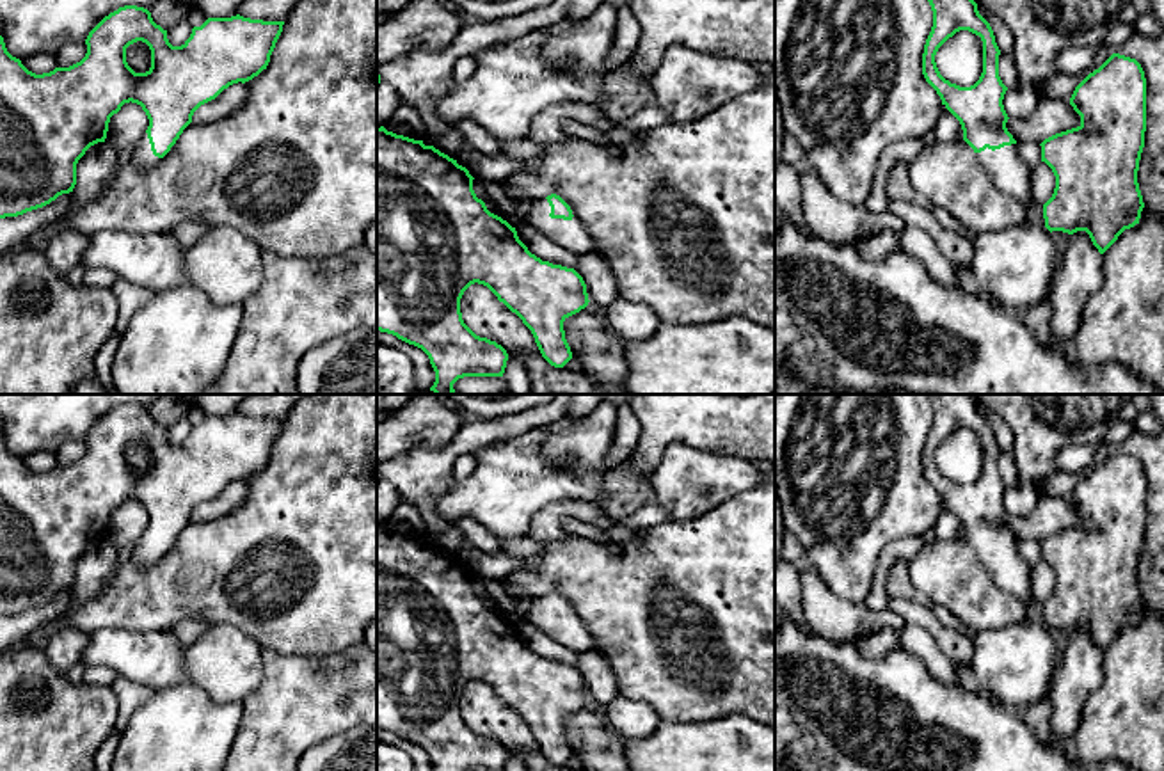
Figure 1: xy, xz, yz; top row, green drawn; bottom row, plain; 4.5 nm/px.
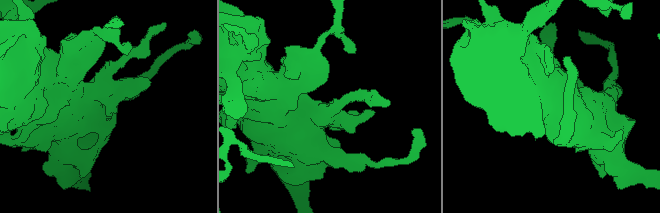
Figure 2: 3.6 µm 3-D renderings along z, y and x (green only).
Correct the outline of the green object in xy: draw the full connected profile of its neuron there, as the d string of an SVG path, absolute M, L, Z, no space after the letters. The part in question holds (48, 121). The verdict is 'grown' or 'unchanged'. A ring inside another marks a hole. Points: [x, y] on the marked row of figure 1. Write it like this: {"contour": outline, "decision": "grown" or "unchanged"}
{"contour": "M124 5L105 16L87 36L85 57L69 66L55 68L50 73L36 75L20 59L12 57L0 36L0 219L18 217L43 208L62 194L73 192L76 185L76 163L85 151L105 142L108 123L124 103L137 103L149 119L140 146L130 155L139 169L158 163L176 144L183 130L192 123L194 112L215 99L233 83L245 83L267 69L284 21L251 20L240 14L231 18L208 18L194 27L181 46L172 46L167 30L156 25L144 7ZM142 41L151 50L151 68L135 73L126 62L126 48Z", "decision": "grown"}

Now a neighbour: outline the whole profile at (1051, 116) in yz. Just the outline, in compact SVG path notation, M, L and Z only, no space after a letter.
M1043 98L1038 101L1038 107L1029 117L1009 117L1006 123L1008 131L1017 142L1036 144L1077 126L1080 126L1080 115L1073 110L1070 101Z

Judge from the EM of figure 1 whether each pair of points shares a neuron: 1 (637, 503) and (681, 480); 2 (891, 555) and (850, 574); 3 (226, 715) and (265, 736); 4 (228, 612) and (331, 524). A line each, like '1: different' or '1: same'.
1: different
2: different
3: different
4: same

